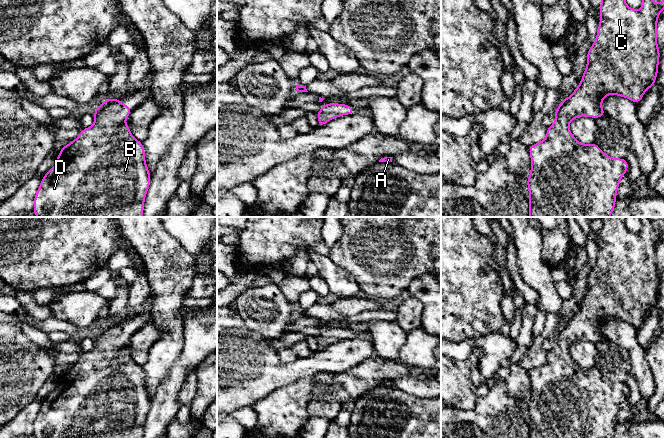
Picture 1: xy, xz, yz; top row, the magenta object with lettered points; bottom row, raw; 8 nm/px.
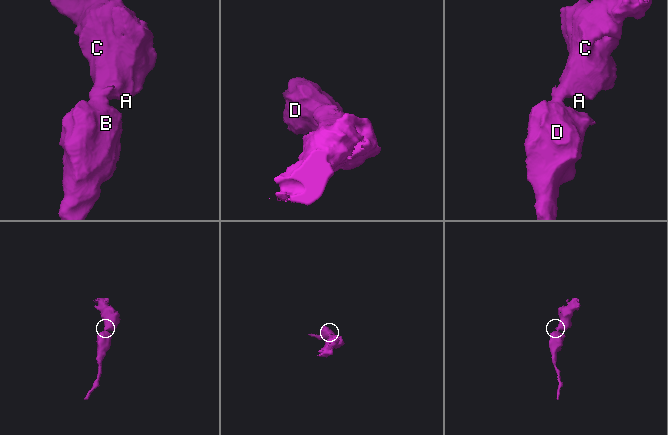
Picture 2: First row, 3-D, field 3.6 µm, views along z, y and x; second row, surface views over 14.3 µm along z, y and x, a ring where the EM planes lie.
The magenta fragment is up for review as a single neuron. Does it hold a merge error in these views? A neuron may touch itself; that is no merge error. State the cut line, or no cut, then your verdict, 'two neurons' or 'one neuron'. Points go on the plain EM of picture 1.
no cut | one neuron

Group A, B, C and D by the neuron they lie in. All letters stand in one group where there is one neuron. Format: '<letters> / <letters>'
A B C D

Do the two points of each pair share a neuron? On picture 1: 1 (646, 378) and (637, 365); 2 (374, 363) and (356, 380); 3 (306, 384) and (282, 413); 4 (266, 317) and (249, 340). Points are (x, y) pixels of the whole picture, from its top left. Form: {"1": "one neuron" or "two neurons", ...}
{"1": "one neuron", "2": "one neuron", "3": "one neuron", "4": "two neurons"}

